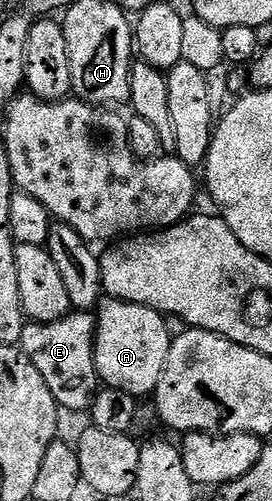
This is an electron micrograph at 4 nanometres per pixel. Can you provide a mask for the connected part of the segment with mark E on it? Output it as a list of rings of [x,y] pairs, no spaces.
[[[72,311],[54,321],[52,325],[27,323],[21,331],[18,348],[41,371],[45,387],[53,391],[53,399],[60,410],[86,414],[101,388],[97,363],[95,362],[96,318],[87,311]]]

